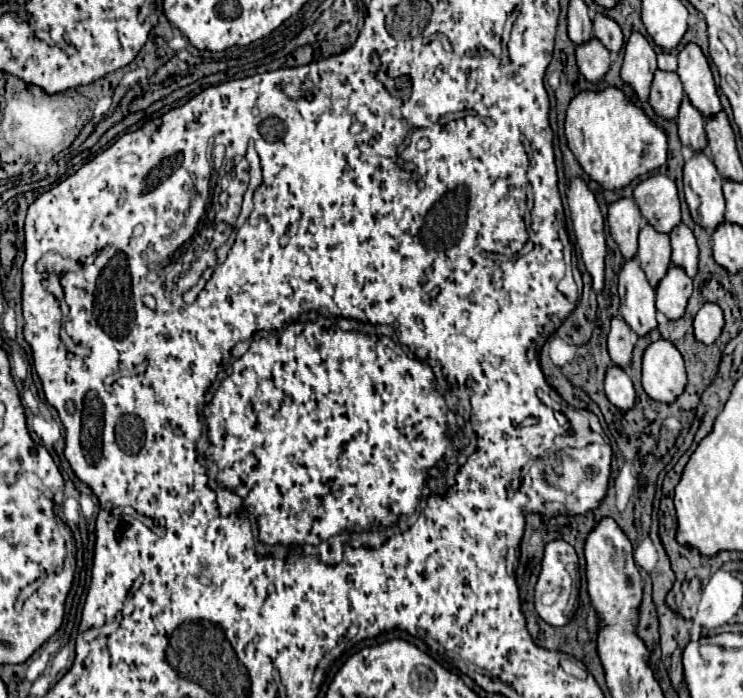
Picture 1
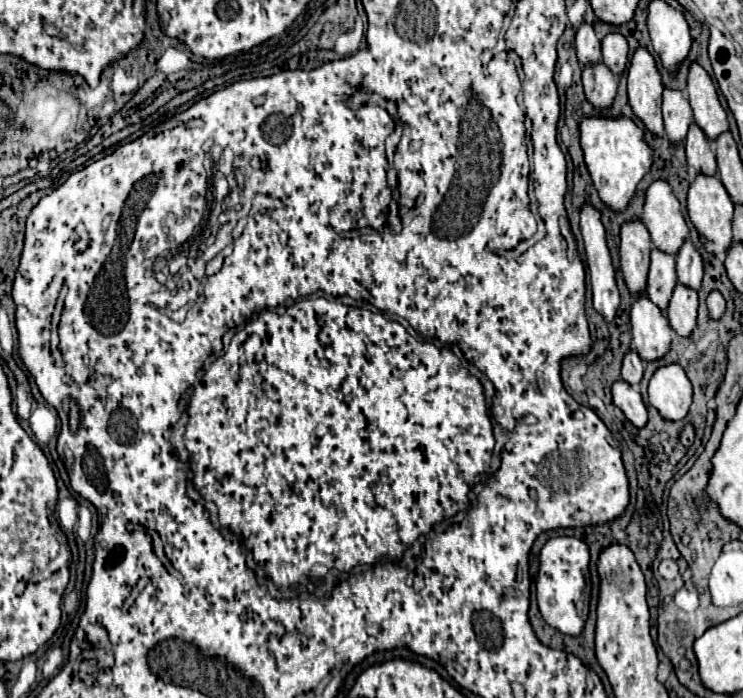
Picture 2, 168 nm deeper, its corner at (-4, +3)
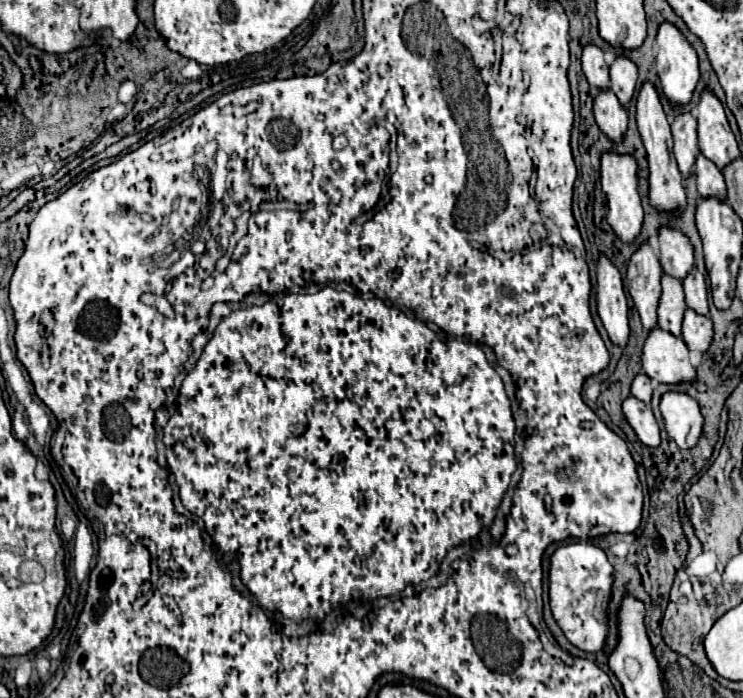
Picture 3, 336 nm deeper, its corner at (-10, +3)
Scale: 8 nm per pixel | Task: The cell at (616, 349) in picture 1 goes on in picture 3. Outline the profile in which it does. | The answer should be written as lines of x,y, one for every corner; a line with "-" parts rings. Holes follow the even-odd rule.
639,373
639,375
635,377
633,385
631,385
631,395
633,395
635,399
643,401
645,405
649,405
649,403
651,403
651,393
653,393
653,389
651,389
651,379
649,379
647,375

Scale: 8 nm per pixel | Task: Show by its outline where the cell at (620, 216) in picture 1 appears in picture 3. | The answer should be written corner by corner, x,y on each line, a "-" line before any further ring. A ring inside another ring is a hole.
641,245
627,267
627,287
639,311
645,333
657,329
657,305
661,297
661,263
651,245

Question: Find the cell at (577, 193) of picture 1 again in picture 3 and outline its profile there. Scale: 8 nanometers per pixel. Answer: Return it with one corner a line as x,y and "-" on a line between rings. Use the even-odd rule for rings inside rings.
605,255
599,259
597,267
597,313
611,343
625,347
629,341
629,309
621,275

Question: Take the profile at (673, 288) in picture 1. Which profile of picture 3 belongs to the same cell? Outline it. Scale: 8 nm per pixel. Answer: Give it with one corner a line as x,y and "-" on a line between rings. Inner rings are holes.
693,309
685,311
683,319
683,341
689,349
705,353
713,341
713,323
709,317
697,315

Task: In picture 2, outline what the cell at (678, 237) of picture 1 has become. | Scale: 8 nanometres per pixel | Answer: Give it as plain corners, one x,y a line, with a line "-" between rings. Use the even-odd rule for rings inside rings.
685,239
679,253
675,255
675,259
677,259
677,279
679,279
679,283
693,287
693,289
699,289
701,279
703,279
703,259
701,259
701,255
695,249
691,239

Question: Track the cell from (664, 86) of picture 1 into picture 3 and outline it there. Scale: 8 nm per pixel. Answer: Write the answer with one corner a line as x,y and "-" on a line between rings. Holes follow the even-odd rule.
677,115
671,123
673,139
675,139
675,159
679,163
679,171
683,177
689,177
695,165
695,159
699,155
697,147
697,121
689,115

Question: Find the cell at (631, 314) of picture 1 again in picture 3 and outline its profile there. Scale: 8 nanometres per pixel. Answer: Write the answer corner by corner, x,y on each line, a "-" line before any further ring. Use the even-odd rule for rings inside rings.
663,329
649,331
641,363
643,373
649,379
655,379
665,385
697,381
695,367
689,363
689,349
685,341

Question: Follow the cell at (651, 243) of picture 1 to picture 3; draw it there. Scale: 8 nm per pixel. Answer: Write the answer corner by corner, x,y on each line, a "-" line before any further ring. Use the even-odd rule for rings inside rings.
669,275
661,277
661,285
663,285
663,293
659,301
659,327
675,337
681,337
683,313
687,309
683,297
683,285
679,279

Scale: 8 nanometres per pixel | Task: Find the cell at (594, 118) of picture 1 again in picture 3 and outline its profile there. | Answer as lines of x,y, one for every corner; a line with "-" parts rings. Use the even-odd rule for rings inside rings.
605,153
601,157
601,185
607,197
607,223
623,243
633,243
643,225
643,207
637,193
637,163
631,155

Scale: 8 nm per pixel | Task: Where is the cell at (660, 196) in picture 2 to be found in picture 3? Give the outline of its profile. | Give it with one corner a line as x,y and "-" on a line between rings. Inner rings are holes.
661,229
659,245
659,261
663,271
675,279
687,277
693,267
693,245
689,239
675,229

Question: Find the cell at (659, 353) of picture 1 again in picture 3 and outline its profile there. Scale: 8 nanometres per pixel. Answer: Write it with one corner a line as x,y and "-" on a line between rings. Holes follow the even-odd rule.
665,393
661,399
661,415
669,437
681,449
693,449
703,433
703,415
693,397
685,393

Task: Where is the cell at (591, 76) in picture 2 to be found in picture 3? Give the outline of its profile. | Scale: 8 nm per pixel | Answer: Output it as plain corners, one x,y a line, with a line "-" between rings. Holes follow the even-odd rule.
601,91
595,97
595,121
599,129
613,141
621,143
627,131
627,111
619,105
619,99
611,91

